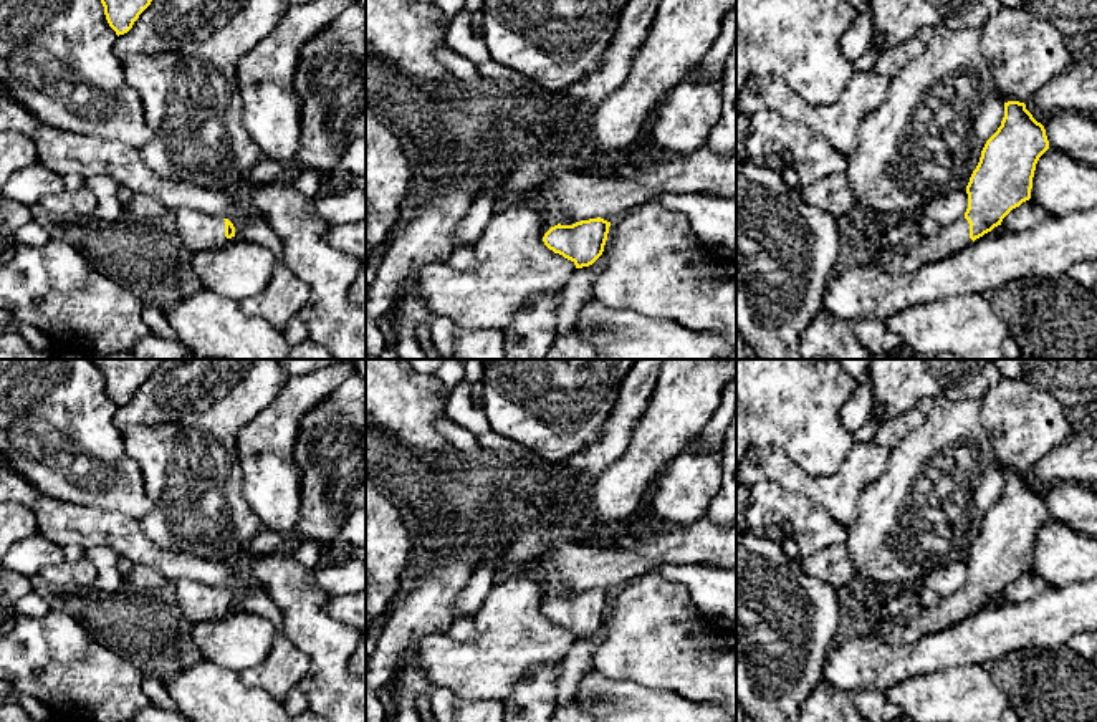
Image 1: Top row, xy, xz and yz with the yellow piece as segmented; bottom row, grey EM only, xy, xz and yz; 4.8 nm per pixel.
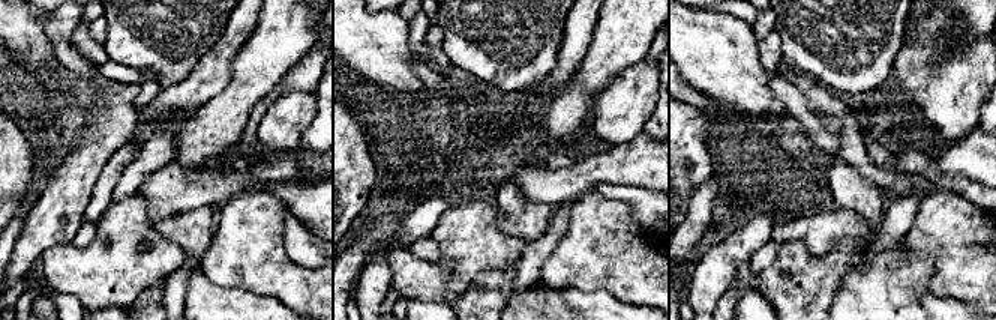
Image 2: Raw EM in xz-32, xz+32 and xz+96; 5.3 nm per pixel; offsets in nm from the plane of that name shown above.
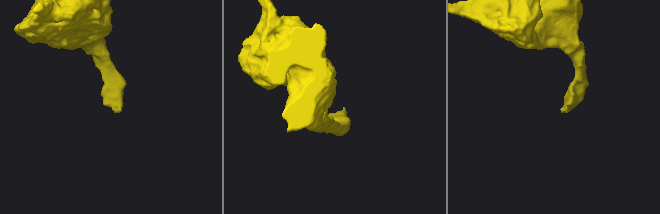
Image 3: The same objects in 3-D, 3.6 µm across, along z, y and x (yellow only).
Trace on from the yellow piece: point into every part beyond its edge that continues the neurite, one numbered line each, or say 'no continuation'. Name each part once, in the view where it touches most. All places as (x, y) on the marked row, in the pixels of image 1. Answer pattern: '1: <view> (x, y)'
1: xy (201, 232)

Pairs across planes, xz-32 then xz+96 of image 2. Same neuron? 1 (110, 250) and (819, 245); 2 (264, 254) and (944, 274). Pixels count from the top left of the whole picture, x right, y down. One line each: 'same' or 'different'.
1: same
2: same

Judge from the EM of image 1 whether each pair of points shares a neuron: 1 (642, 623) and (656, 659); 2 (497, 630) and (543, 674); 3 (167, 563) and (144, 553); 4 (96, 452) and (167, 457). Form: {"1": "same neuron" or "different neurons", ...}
{"1": "same neuron", "2": "different neurons", "3": "same neuron", "4": "different neurons"}

